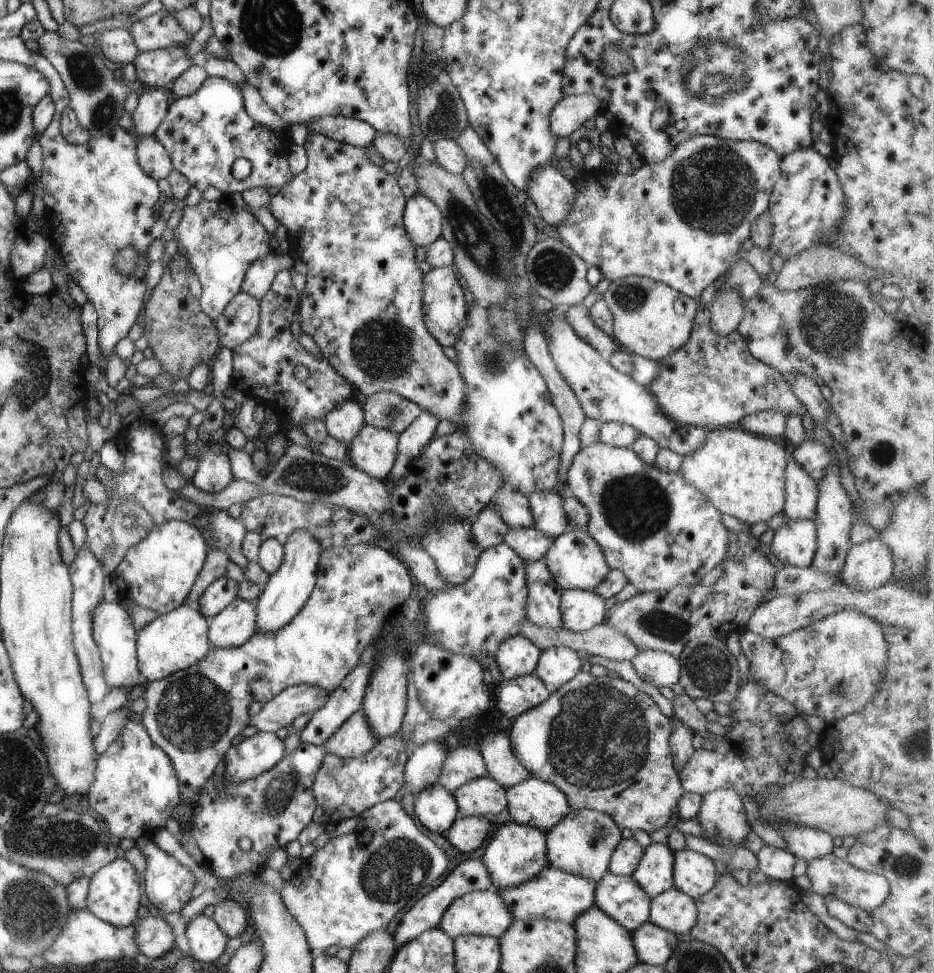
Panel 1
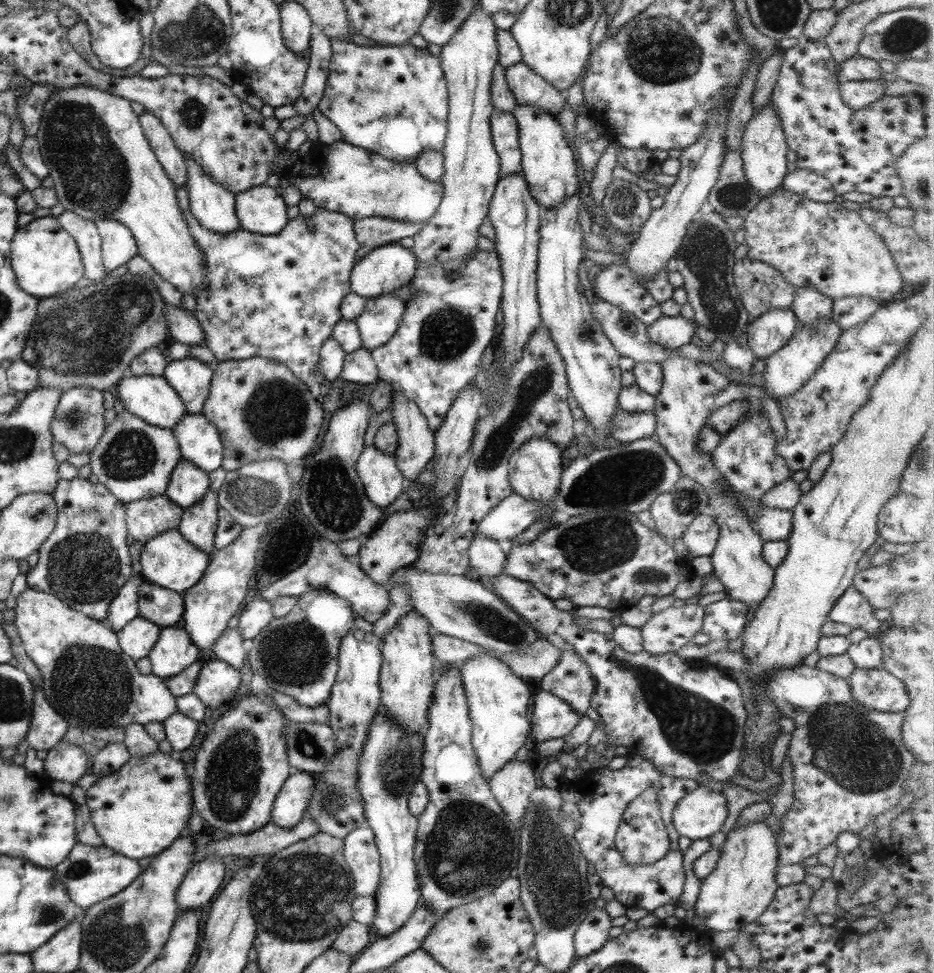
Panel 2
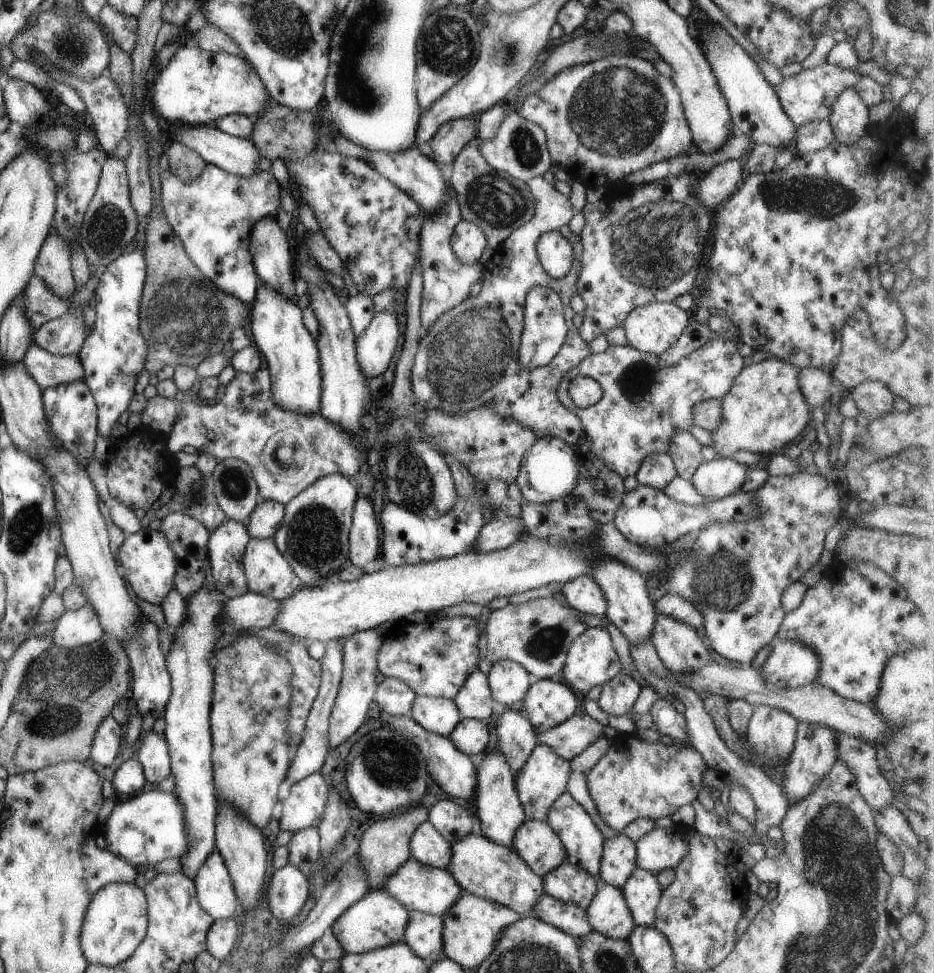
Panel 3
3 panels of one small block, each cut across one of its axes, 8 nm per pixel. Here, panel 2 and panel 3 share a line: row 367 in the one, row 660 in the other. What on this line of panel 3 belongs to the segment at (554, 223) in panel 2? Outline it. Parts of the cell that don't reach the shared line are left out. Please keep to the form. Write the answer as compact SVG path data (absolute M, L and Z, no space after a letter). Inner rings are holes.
M587 627L585 632L581 632L568 646L564 665L558 678L579 697L582 697L593 686L602 686L604 682L611 680L620 672L619 670L621 670L621 664L619 664L619 659L611 645L611 638L605 627Z

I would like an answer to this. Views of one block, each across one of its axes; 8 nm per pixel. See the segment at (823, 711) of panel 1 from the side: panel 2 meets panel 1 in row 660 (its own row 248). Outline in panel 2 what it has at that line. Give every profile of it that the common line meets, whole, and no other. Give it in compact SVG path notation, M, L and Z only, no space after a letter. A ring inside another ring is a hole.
M779 185L742 216L742 228L745 228L746 232L744 234L748 248L746 257L775 268L791 286L796 288L811 287L832 301L849 296L868 296L880 304L889 303L907 291L880 236L876 235L855 211L841 207L834 201L813 202Z

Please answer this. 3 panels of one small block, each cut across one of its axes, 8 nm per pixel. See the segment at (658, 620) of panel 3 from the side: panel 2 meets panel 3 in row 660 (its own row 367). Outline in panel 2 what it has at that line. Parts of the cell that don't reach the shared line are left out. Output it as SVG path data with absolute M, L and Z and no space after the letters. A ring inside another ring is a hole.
M672 354L660 364L662 368L662 385L654 396L655 428L653 437L665 449L666 454L679 466L685 477L697 483L707 496L707 513L714 518L719 528L719 536L713 552L710 554L712 570L716 578L724 586L726 596L743 602L748 607L758 605L767 592L771 590L774 569L762 559L763 540L747 522L742 508L729 498L728 484L719 478L718 472L707 452L701 452L696 445L699 431L706 418L719 407L734 400L751 398L754 402L768 398L762 387L741 385L727 379L715 371L709 364L698 364L680 354Z

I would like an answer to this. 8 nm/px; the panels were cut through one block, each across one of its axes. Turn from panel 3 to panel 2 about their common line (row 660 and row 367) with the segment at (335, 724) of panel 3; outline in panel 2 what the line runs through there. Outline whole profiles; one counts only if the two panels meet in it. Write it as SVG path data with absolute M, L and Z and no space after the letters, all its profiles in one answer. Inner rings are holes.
M363 347L344 353L342 371L343 380L355 384L375 384L378 382L378 372L371 353Z

